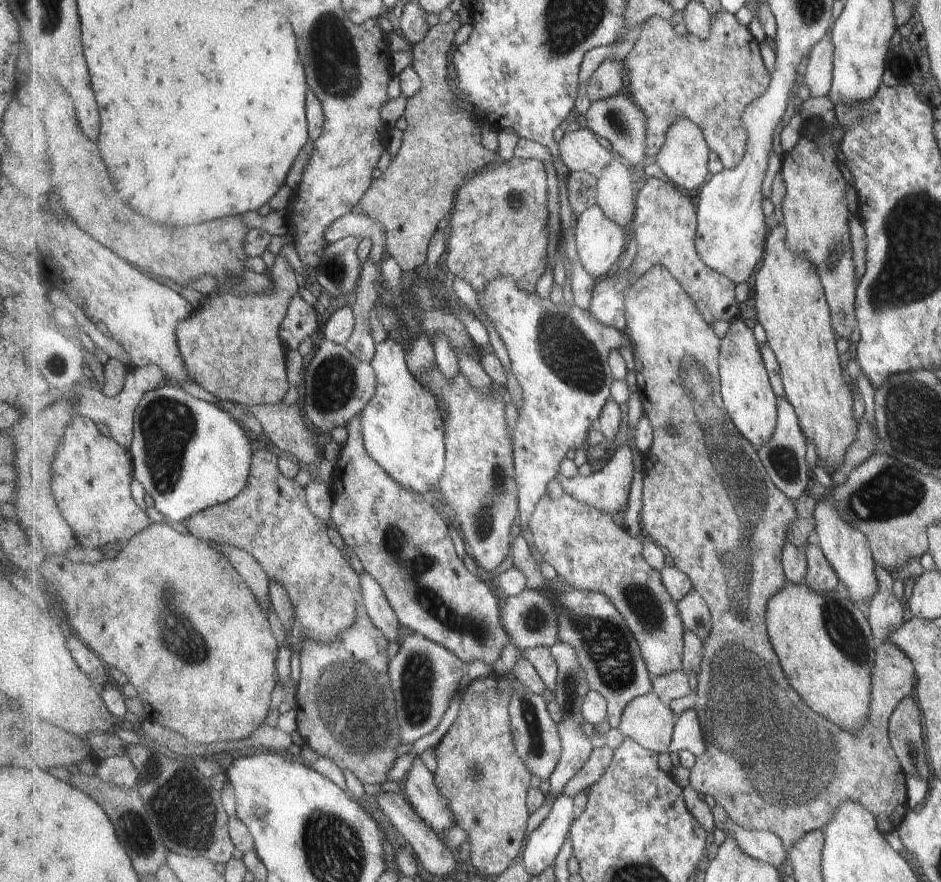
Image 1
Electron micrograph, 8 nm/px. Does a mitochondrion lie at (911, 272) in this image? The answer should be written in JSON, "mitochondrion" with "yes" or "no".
{"mitochondrion":"yes"}

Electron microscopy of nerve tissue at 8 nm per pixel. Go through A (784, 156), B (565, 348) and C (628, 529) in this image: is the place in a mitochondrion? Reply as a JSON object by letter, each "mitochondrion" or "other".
{"A":"other","B":"mitochondrion","C":"other"}

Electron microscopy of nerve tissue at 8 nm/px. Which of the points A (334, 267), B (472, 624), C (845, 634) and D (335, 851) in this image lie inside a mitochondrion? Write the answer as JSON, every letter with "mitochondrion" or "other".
{"A":"mitochondrion","B":"mitochondrion","C":"mitochondrion","D":"mitochondrion"}

